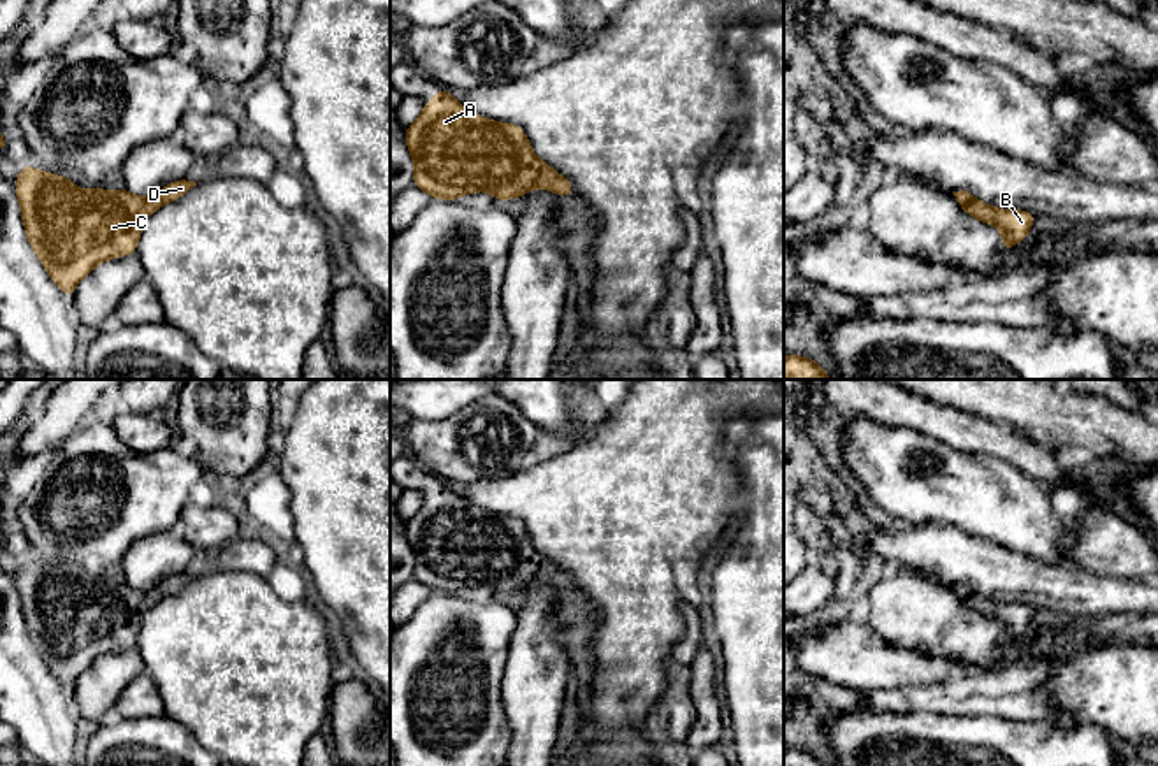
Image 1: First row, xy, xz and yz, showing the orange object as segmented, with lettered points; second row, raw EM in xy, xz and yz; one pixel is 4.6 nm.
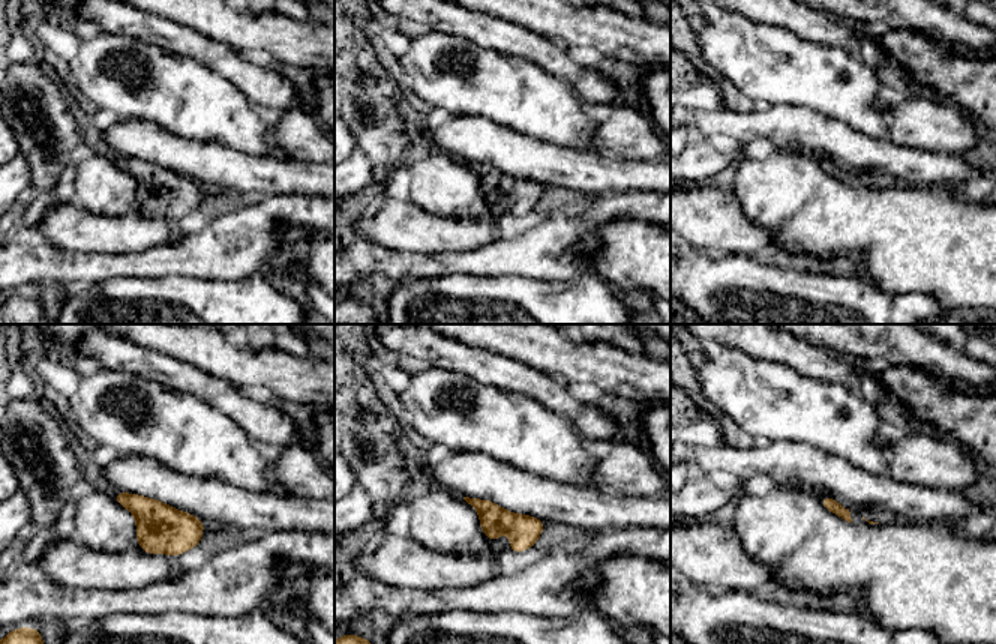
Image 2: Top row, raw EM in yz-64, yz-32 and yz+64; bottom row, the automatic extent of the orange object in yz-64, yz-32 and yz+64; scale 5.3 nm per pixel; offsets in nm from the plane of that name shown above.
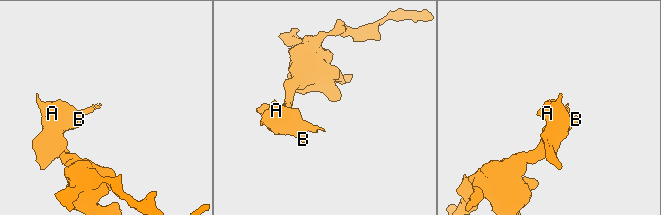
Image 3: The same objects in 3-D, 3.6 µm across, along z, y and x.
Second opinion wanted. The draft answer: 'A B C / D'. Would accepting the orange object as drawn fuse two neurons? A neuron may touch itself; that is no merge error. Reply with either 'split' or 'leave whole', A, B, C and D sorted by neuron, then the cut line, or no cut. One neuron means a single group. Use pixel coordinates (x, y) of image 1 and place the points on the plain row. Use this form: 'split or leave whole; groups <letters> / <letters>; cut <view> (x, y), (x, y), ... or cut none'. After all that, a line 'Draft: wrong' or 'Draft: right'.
leave whole; groups A B C D; cut none
Draft: wrong

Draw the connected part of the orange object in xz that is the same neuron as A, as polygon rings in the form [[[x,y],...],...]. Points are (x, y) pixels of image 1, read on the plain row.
[[[441,478],[438,488],[423,495],[420,511],[404,524],[404,532],[415,557],[413,580],[432,592],[459,594],[464,587],[489,583],[497,596],[524,592],[532,580],[576,590],[573,578],[534,548],[520,518],[496,517],[467,504]]]

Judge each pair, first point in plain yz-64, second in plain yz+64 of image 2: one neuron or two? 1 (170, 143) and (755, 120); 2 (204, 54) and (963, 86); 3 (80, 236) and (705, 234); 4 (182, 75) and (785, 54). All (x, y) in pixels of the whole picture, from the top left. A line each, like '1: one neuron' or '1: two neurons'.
1: one neuron
2: two neurons
3: one neuron
4: one neuron

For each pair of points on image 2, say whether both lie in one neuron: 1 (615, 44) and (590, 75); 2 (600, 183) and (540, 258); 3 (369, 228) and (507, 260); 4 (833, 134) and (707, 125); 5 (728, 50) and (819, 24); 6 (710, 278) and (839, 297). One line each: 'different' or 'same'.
1: different
2: different
3: different
4: same
5: different
6: same

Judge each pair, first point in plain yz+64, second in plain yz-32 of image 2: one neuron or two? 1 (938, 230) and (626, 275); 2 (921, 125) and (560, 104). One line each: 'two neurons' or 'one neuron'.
1: one neuron
2: two neurons

